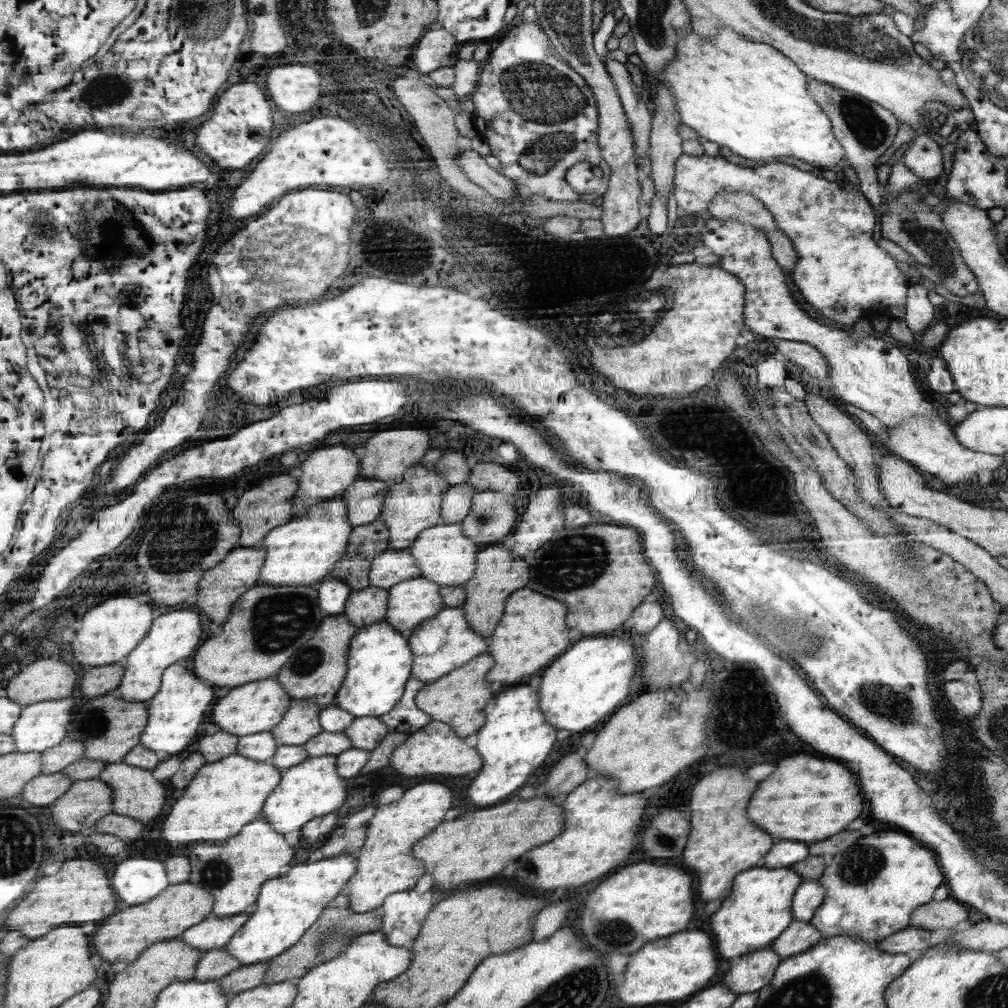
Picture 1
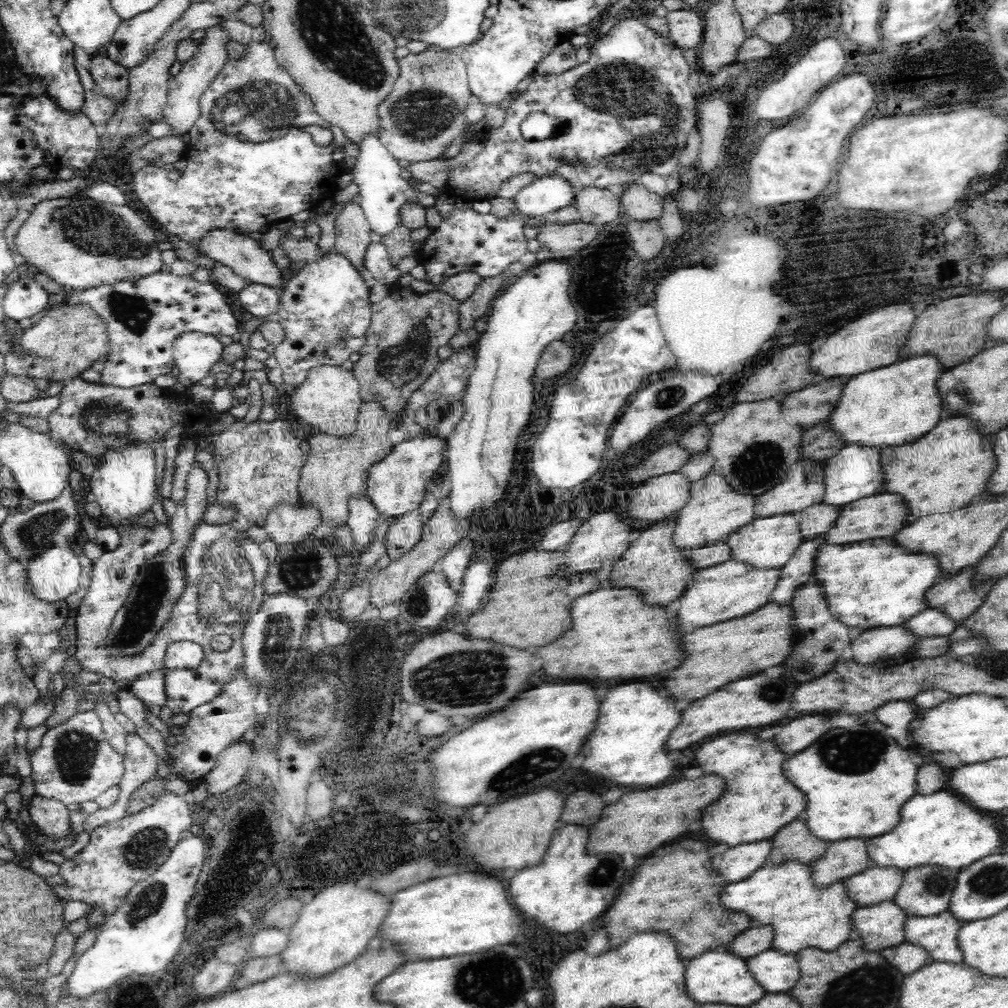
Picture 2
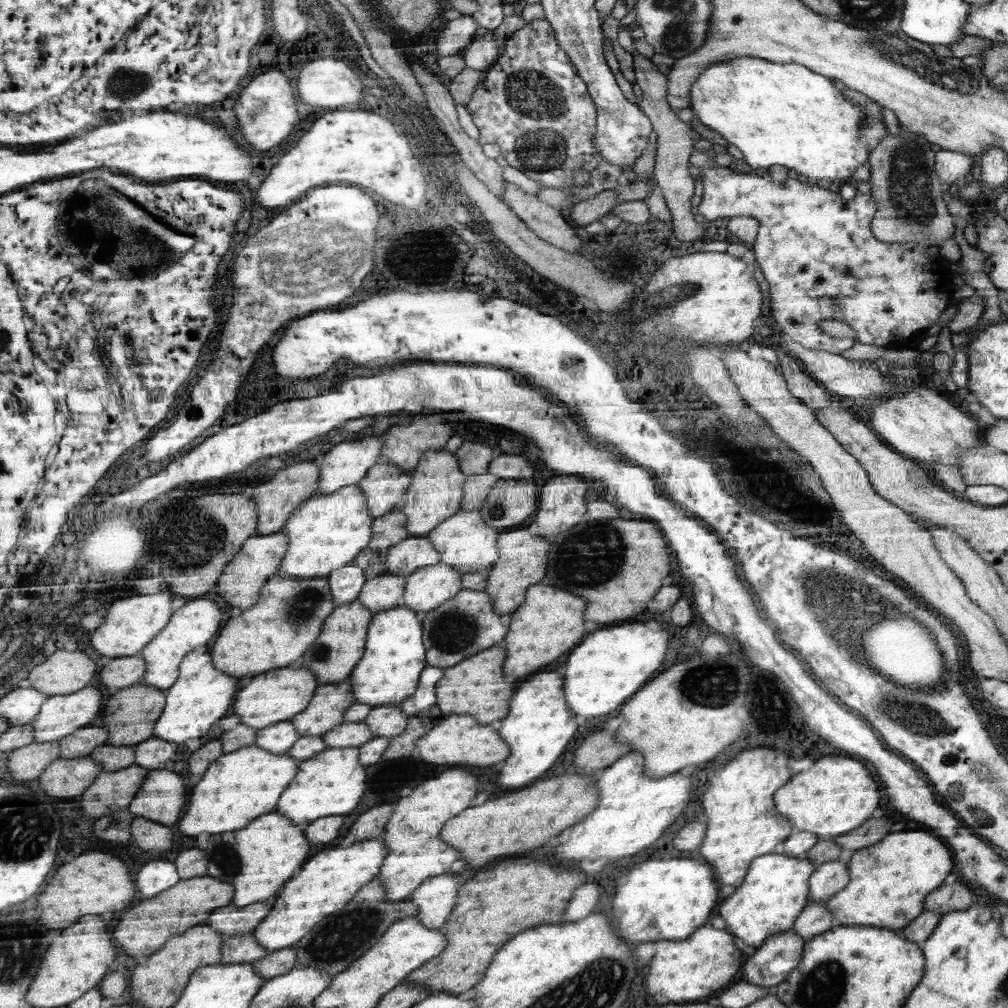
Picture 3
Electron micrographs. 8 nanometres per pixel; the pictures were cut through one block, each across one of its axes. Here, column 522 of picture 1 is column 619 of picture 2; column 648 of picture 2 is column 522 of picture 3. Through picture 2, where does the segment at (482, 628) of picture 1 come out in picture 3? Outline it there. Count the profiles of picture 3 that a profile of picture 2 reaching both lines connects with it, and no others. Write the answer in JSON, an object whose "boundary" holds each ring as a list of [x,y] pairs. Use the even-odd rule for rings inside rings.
{"boundary":[[[518,527],[501,531],[497,541],[501,557],[487,572],[485,592],[493,599],[497,613],[506,618],[524,602],[530,586],[544,582],[548,573],[551,539],[536,533],[532,527]]]}

